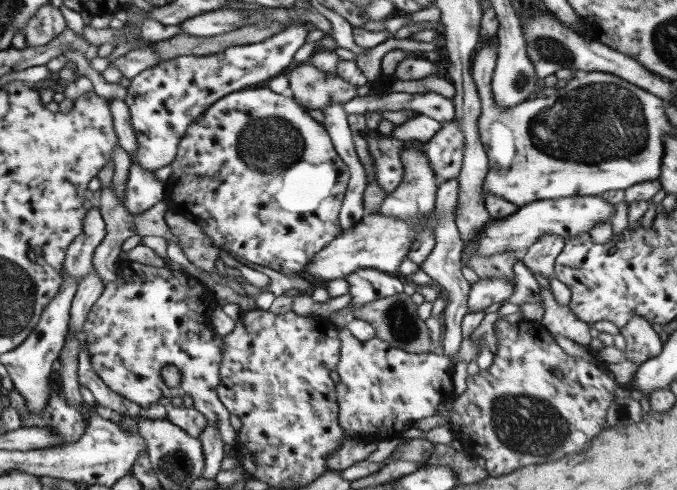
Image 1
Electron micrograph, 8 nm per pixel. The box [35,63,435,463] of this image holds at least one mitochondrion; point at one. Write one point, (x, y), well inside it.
(271, 141)

